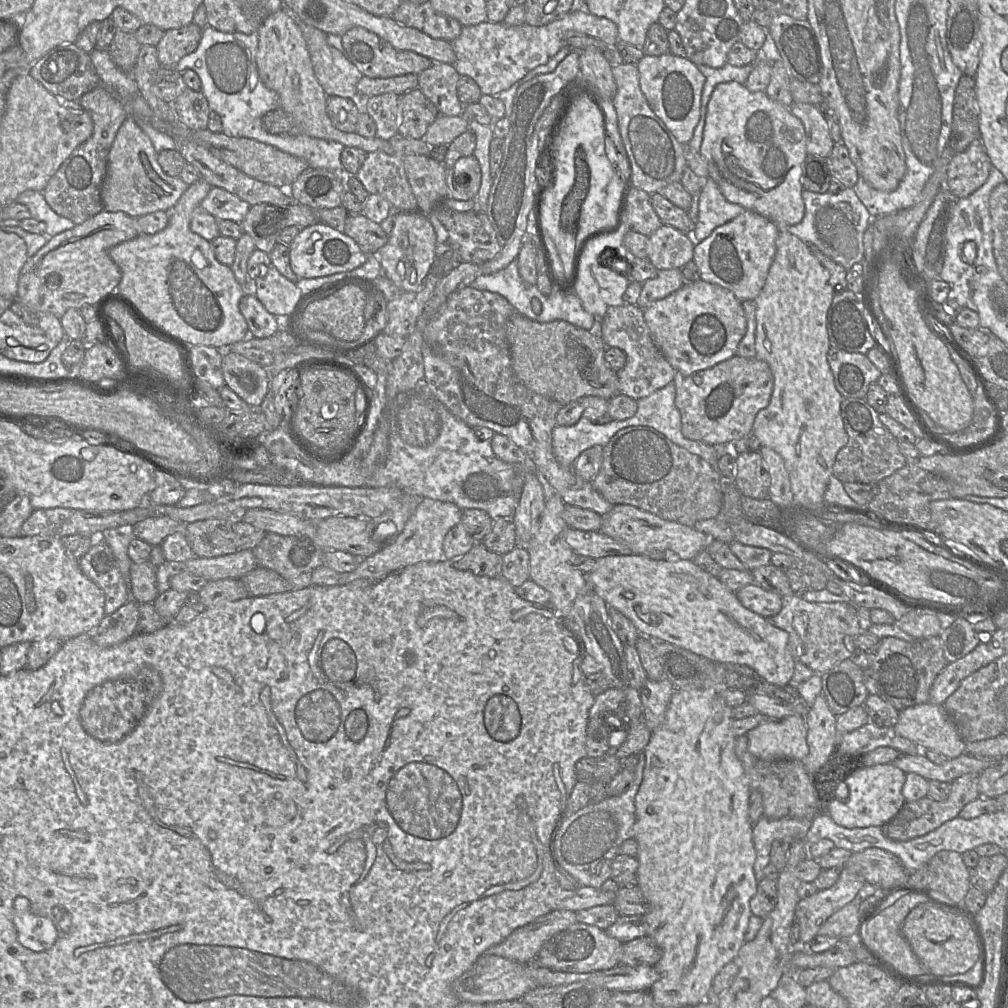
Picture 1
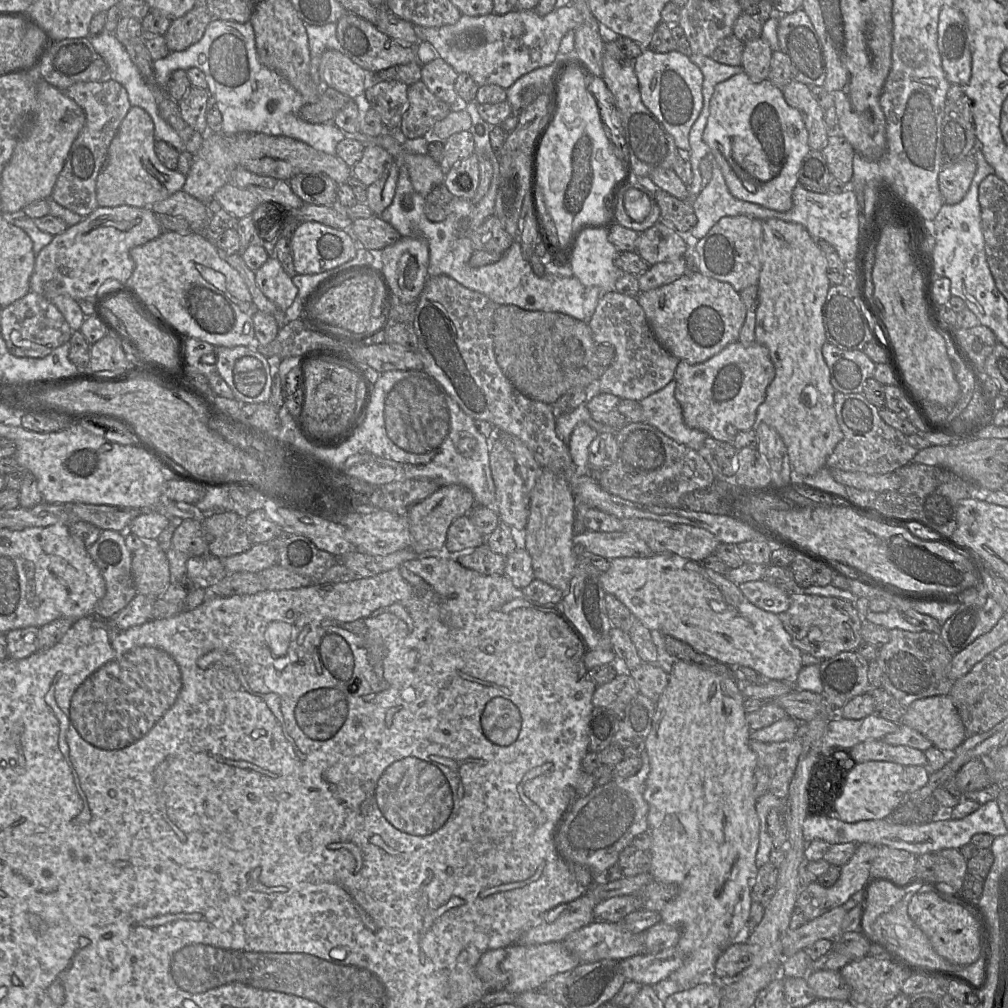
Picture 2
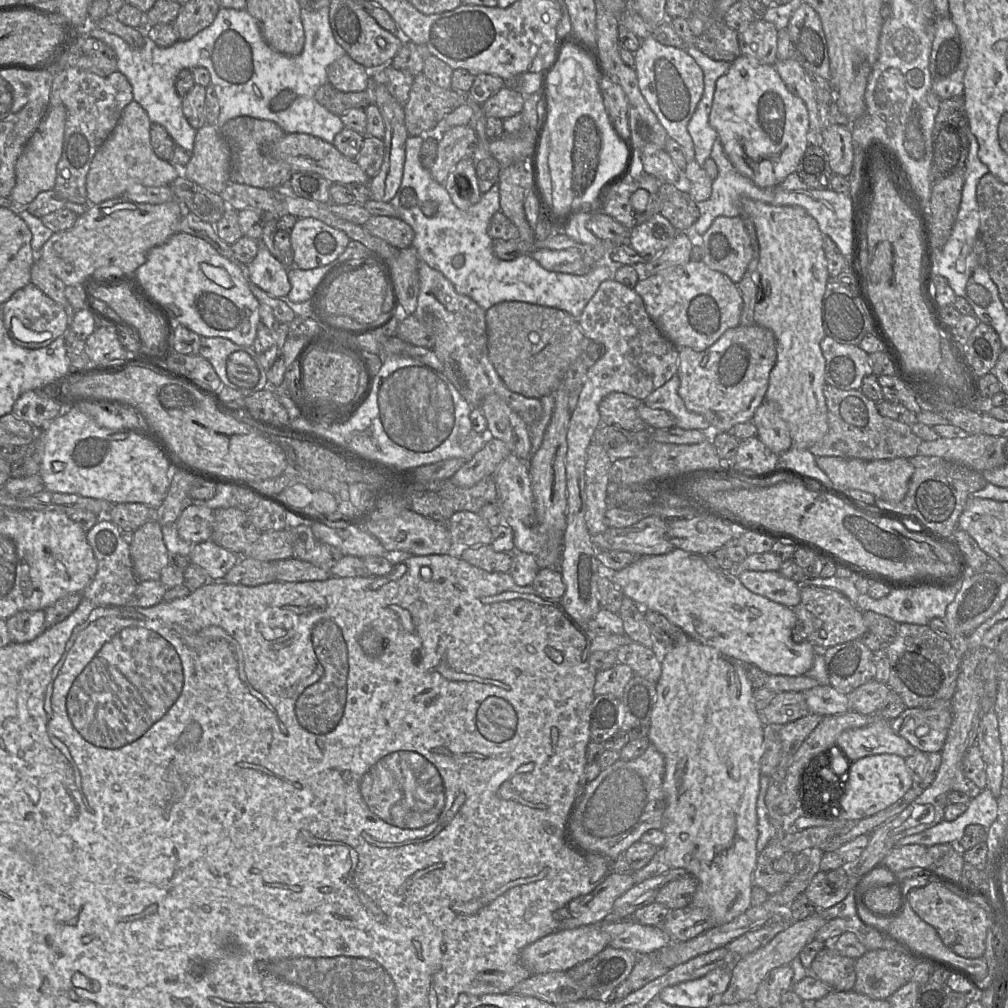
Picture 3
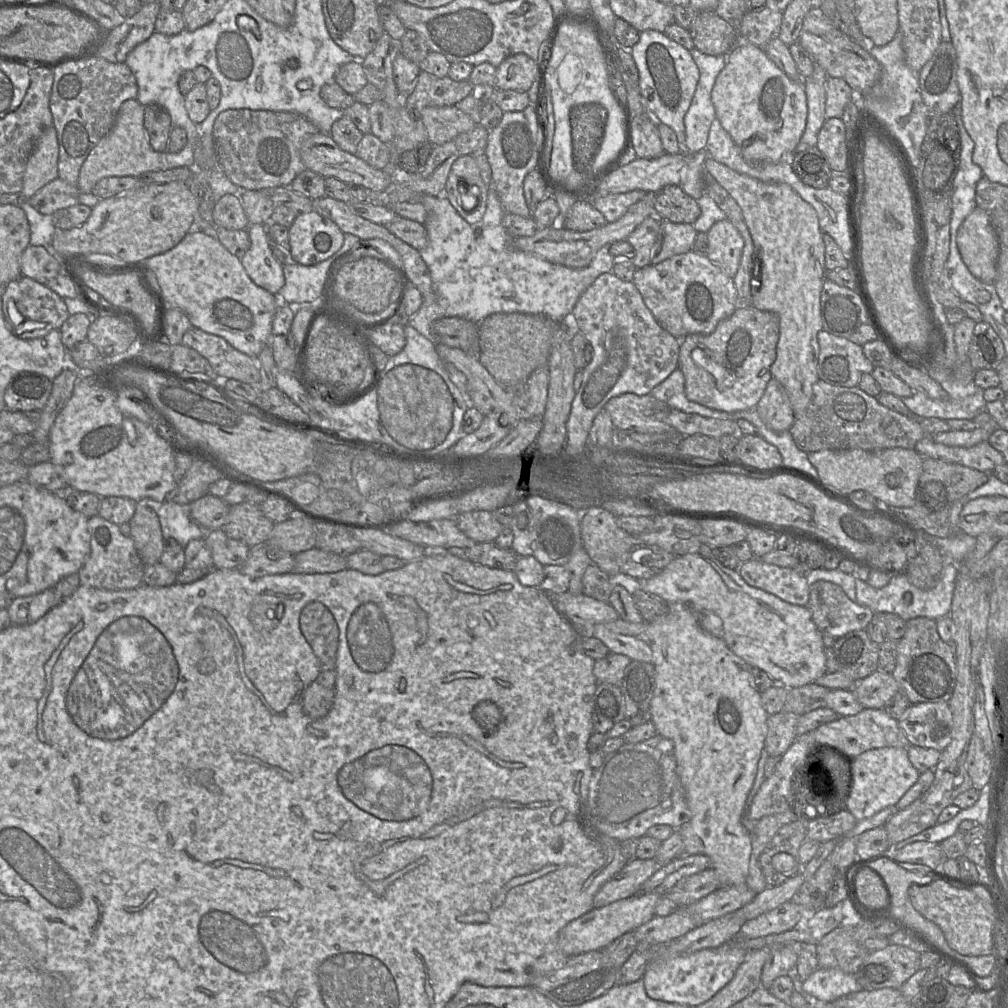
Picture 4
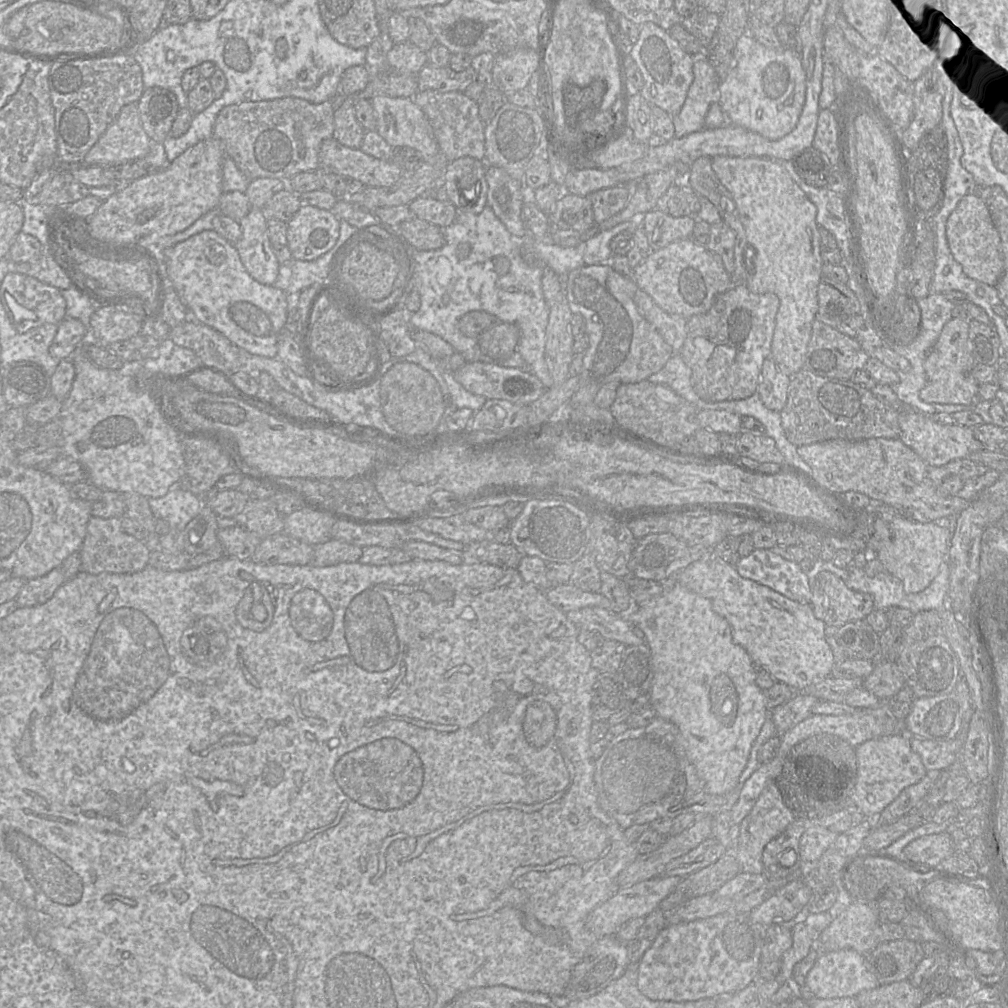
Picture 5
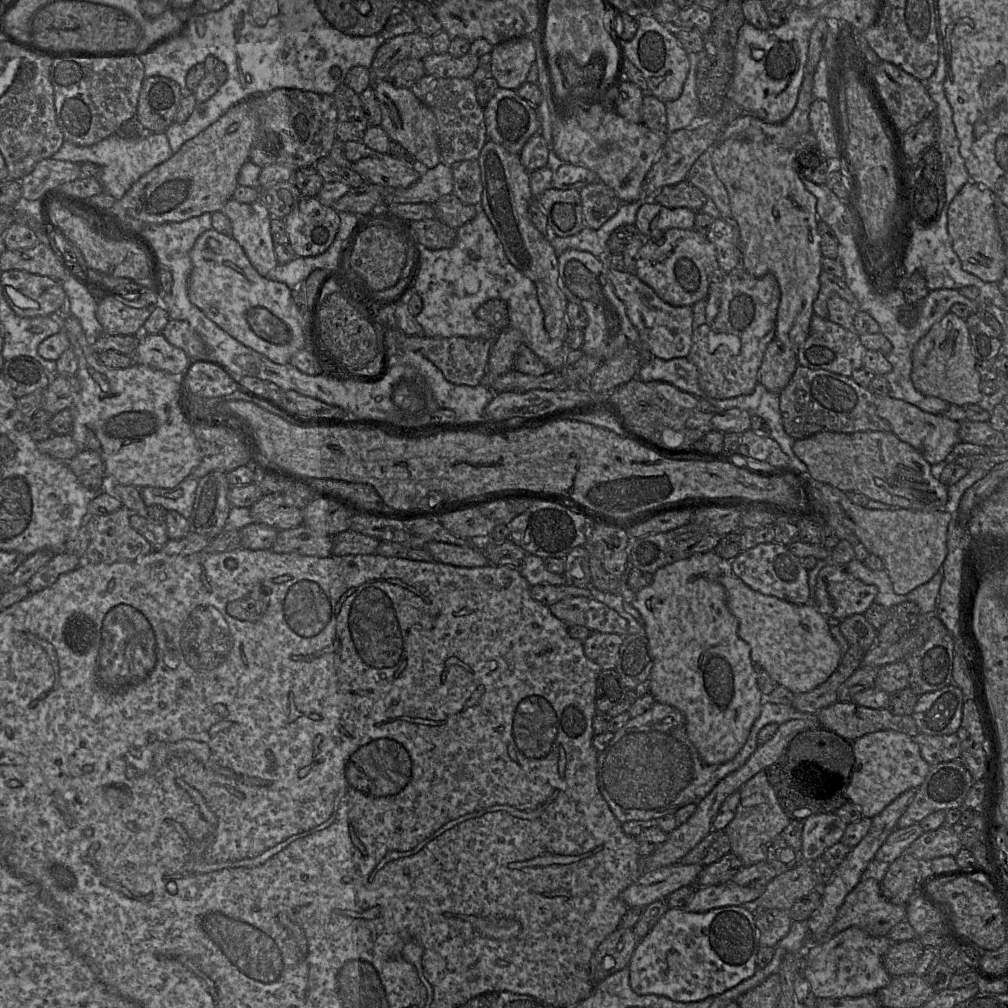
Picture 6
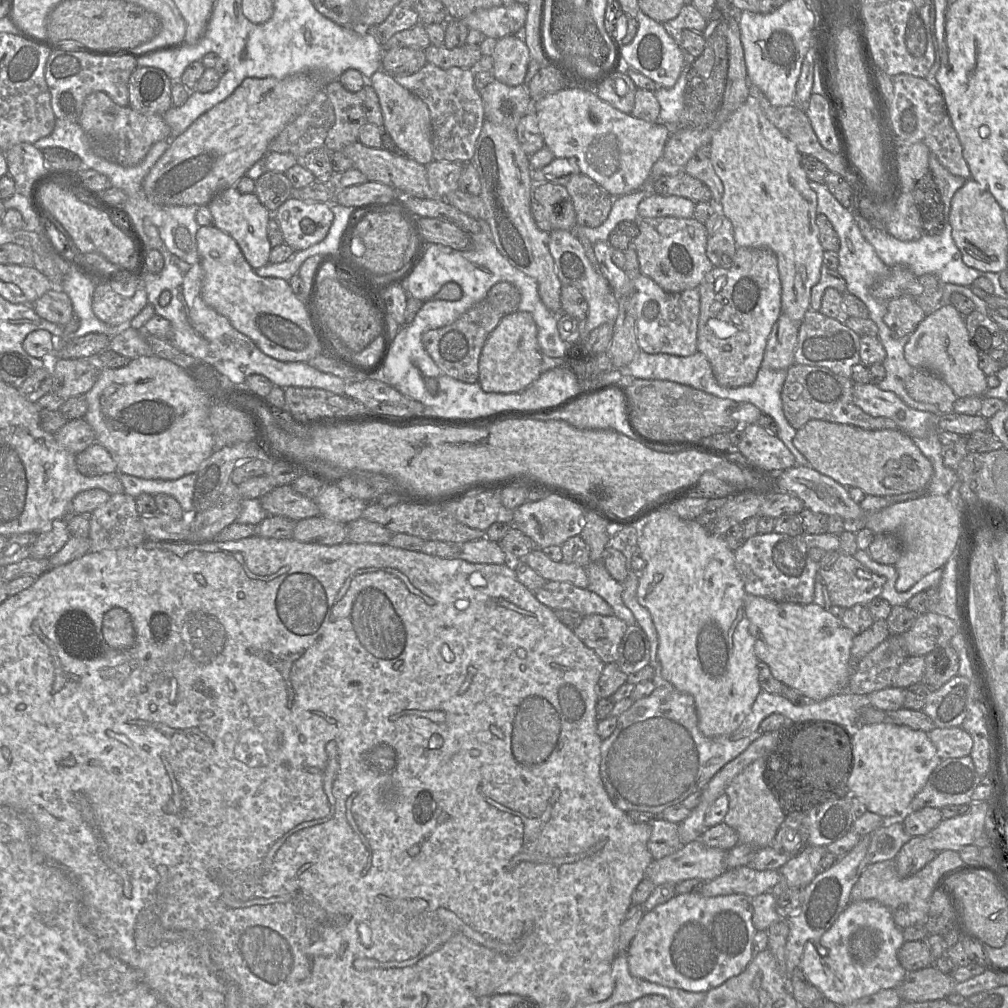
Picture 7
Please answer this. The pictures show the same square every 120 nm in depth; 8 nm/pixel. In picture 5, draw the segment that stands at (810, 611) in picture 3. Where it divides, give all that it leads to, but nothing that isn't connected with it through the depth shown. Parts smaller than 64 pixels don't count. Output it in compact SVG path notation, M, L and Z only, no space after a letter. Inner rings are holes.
M828 571L820 572L815 579L811 607L817 619L837 628L851 621L864 620L875 609L870 594L851 590L841 578Z

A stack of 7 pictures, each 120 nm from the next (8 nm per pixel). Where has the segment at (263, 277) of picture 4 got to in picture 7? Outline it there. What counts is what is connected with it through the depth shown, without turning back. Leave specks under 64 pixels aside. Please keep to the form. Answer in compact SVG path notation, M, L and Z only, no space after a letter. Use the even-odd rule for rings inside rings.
M236 186L217 193L208 204L213 225L228 233L240 247L246 261L253 269L269 263L271 245L268 239L268 222L272 213L261 204L256 194L240 193Z

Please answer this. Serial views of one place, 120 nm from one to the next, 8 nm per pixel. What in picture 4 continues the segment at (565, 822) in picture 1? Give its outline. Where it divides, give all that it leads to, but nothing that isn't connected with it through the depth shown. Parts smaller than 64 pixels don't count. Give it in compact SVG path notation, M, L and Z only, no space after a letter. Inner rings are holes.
M659 734L639 743L624 743L616 751L604 756L601 766L593 770L589 784L589 795L585 806L585 820L600 833L619 842L641 838L650 827L669 825L680 828L691 818L686 801L686 792L677 773L674 744Z

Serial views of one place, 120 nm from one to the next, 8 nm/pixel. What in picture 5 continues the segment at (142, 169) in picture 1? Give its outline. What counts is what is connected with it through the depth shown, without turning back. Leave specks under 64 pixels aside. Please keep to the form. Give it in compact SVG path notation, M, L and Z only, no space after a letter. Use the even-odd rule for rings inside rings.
M136 103L124 105L115 120L83 159L82 166L114 166L145 157L150 138L145 133Z

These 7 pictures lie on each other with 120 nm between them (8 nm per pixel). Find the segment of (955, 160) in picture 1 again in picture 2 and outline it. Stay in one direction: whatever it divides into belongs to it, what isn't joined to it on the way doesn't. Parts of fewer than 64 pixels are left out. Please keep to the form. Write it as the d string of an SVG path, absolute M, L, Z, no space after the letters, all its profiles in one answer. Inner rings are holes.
M973 154L941 169L938 175L938 186L945 204L953 205L963 200L976 170L977 162Z

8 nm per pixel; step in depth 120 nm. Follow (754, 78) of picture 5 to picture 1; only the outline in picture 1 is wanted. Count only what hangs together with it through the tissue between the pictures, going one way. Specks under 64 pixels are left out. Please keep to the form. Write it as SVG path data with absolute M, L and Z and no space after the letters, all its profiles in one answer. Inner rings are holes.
M738 82L719 83L707 106L700 154L706 159L708 174L731 203L755 211L773 221L778 228L800 223L805 215L802 198L802 164L808 155L806 132L800 119L788 107L773 101L765 91L751 92Z

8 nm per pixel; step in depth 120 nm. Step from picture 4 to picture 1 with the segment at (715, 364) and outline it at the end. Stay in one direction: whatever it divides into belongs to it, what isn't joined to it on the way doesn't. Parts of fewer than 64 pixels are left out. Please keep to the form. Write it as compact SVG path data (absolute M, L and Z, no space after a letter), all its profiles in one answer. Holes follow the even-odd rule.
M738 355L690 376L676 371L673 382L683 435L711 446L752 434L755 417L769 405L774 387L773 374L765 361Z

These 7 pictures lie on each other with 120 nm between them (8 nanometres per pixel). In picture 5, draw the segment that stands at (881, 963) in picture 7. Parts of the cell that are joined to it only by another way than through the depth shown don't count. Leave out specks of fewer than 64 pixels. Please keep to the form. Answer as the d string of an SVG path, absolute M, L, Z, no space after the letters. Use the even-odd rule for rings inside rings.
M851 949L821 951L806 977L806 987L814 997L820 999L855 997L862 991L878 986L877 978L867 968L866 957Z

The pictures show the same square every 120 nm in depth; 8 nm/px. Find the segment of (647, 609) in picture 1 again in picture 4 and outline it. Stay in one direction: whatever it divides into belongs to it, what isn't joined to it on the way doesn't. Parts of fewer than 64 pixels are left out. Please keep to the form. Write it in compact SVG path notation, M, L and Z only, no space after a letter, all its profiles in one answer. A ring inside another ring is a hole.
M712 551L677 556L659 574L638 581L639 588L645 592L656 594L668 603L689 606L706 632L724 641L735 655L752 667L765 671L776 684L797 688L814 683L826 673L823 634L813 622L810 610L748 585L739 573L722 565Z

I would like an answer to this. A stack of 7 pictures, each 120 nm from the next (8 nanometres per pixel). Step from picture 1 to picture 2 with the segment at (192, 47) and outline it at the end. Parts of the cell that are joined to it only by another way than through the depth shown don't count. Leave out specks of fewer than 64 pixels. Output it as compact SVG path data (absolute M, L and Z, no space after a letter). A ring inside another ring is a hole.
M207 6L194 7L185 15L172 20L164 35L169 51L182 51L197 43L212 20Z

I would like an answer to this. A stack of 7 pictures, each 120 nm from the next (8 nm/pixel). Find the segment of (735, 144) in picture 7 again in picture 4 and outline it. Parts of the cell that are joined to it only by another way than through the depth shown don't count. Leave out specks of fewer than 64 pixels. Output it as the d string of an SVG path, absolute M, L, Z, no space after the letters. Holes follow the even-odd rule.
M713 158L704 162L705 169L731 195L741 208L744 221L754 244L753 278L758 273L759 289L754 291L752 279L752 306L761 311L774 312L779 316L779 339L776 359L770 367L771 377L784 387L793 410L794 420L805 414L813 396L813 384L819 380L817 363L819 344L817 334L823 329L820 295L826 280L825 244L815 209L804 201L788 184L763 182L738 173Z

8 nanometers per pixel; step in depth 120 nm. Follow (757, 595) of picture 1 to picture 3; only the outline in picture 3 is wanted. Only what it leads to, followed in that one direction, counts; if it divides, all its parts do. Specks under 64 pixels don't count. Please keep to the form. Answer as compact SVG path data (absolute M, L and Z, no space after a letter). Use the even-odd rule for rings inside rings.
M744 571L738 578L752 593L790 609L801 601L800 585L784 577L779 571Z

